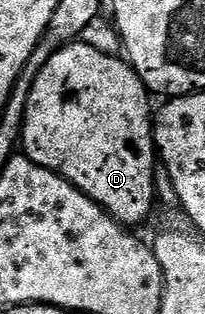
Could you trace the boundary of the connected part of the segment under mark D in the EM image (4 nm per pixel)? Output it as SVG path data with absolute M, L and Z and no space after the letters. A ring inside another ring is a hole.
M68 43L56 50L56 53L50 59L38 77L34 80L34 87L30 91L28 106L24 112L24 131L22 134L22 153L23 156L29 157L34 163L46 167L50 171L60 174L66 178L75 189L88 196L94 203L98 203L106 210L115 221L125 227L136 227L140 225L152 213L153 207L157 204L155 191L155 167L158 162L156 152L156 143L154 140L154 105L150 102L148 88L142 83L142 79L136 74L135 69L123 56L104 53L101 50L95 50L94 47L81 43Z

